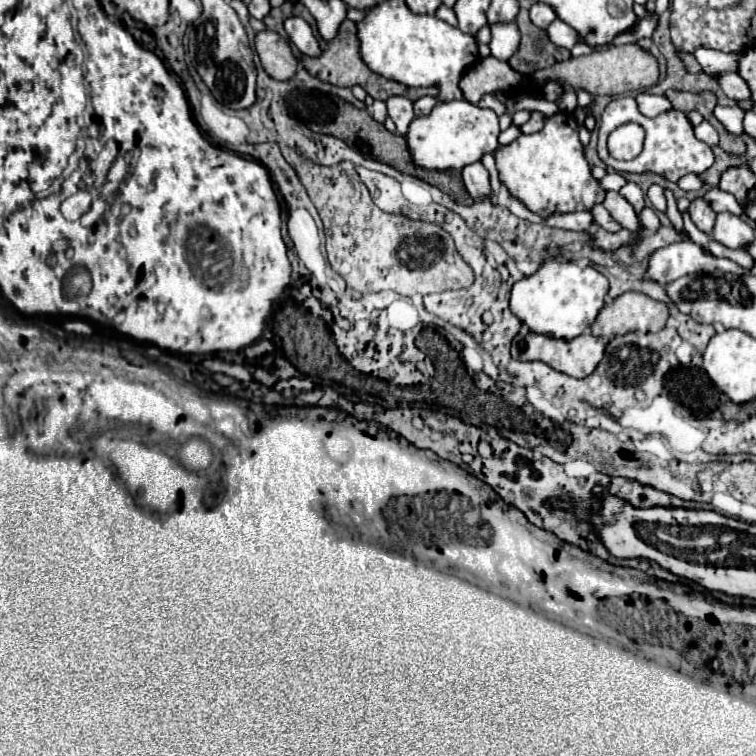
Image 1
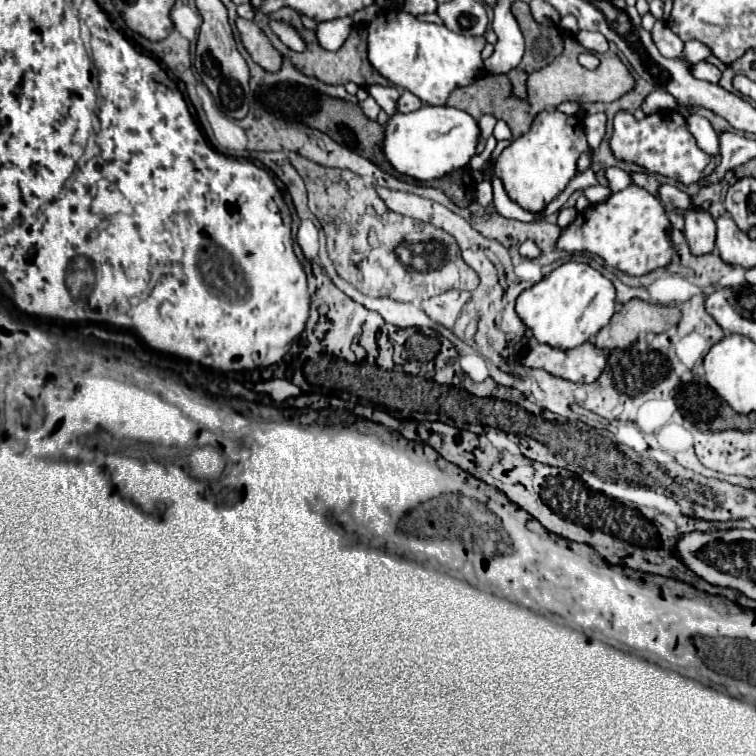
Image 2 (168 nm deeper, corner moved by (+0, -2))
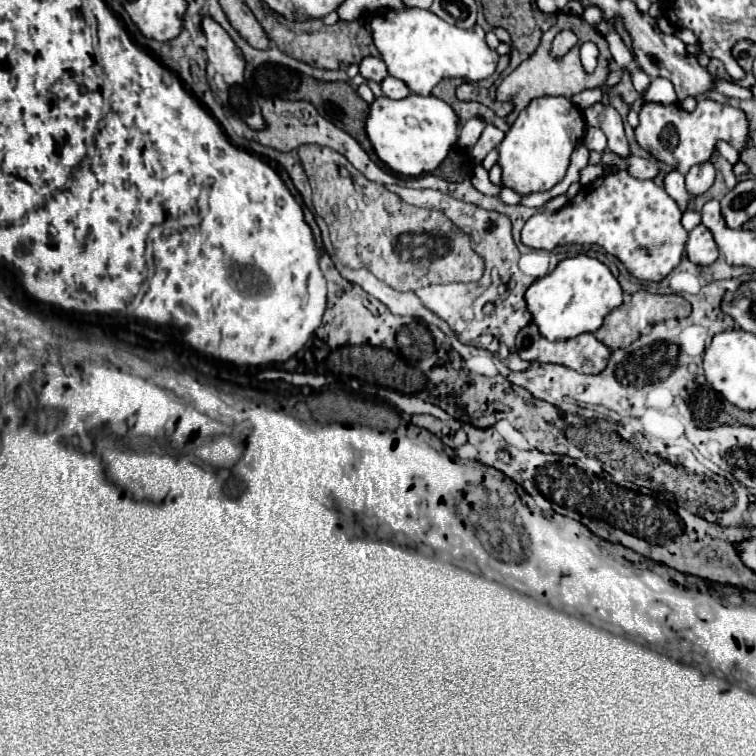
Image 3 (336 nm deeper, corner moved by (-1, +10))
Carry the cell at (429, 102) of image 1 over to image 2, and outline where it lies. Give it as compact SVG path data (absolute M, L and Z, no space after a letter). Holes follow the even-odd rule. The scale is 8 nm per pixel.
M404 90L404 92L400 94L398 102L396 102L396 110L398 110L398 112L414 112L414 110L418 110L420 106L422 106L422 102L418 100L418 96L414 96L414 94L408 92L408 90Z

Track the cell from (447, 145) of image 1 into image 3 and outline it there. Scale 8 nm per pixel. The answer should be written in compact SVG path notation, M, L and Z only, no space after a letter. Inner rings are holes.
M411 94L407 100L391 100L381 96L371 104L365 130L381 162L397 174L415 178L425 172L433 172L445 160L451 146L457 144L459 116L447 102L431 94Z

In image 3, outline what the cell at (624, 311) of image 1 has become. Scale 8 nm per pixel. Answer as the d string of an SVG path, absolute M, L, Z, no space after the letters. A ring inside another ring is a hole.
M639 290L635 294L631 294L631 298L627 302L623 302L619 308L611 310L603 322L603 326L595 332L595 338L601 340L605 346L609 348L625 348L627 344L631 344L633 340L637 340L637 336L641 334L641 328L649 326L649 324L657 324L669 318L685 318L691 314L691 304L679 296L679 294L669 294L669 296L661 296L661 294L651 294L647 290Z

